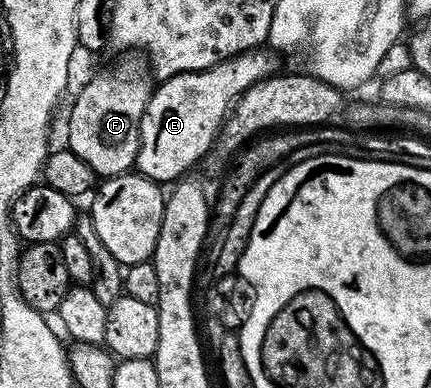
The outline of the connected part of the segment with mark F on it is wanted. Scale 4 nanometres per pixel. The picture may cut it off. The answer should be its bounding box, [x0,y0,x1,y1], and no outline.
[67,53,151,177]

